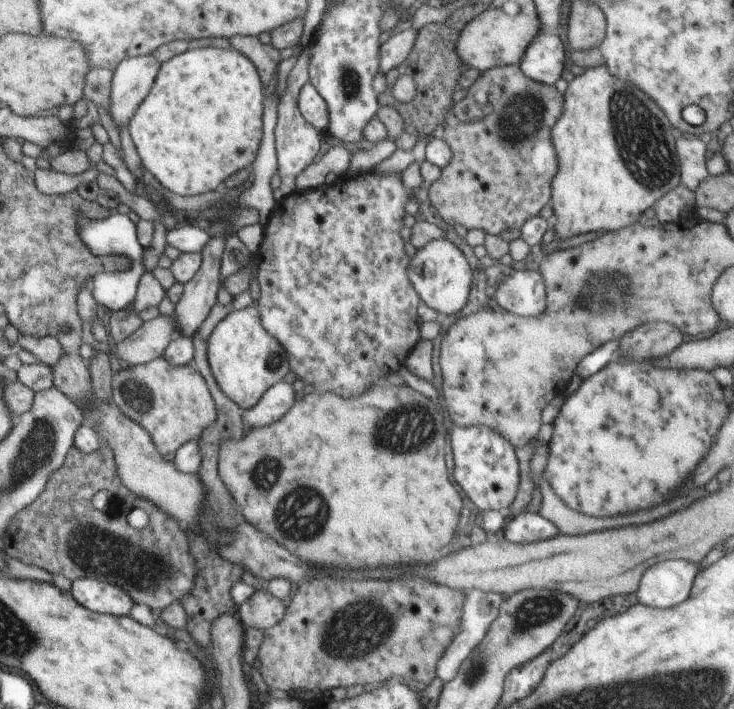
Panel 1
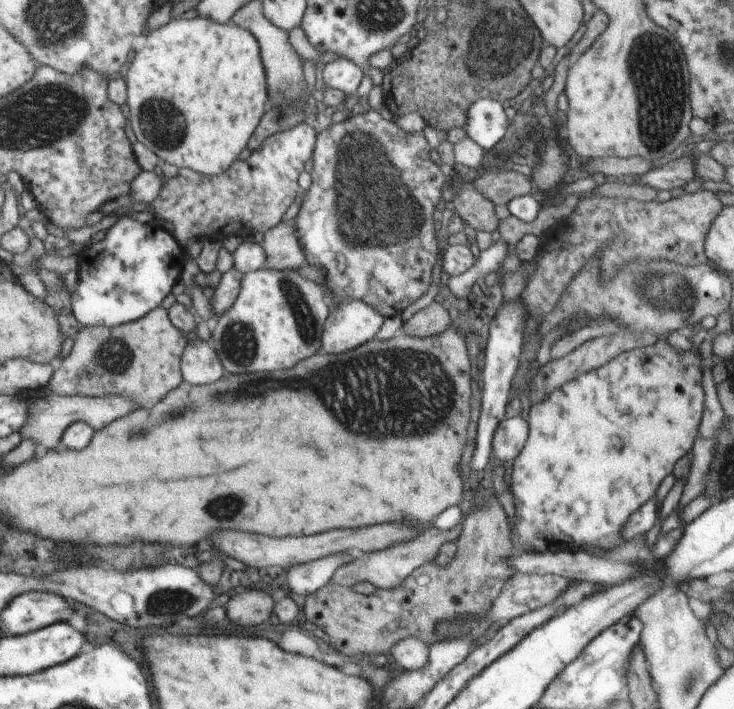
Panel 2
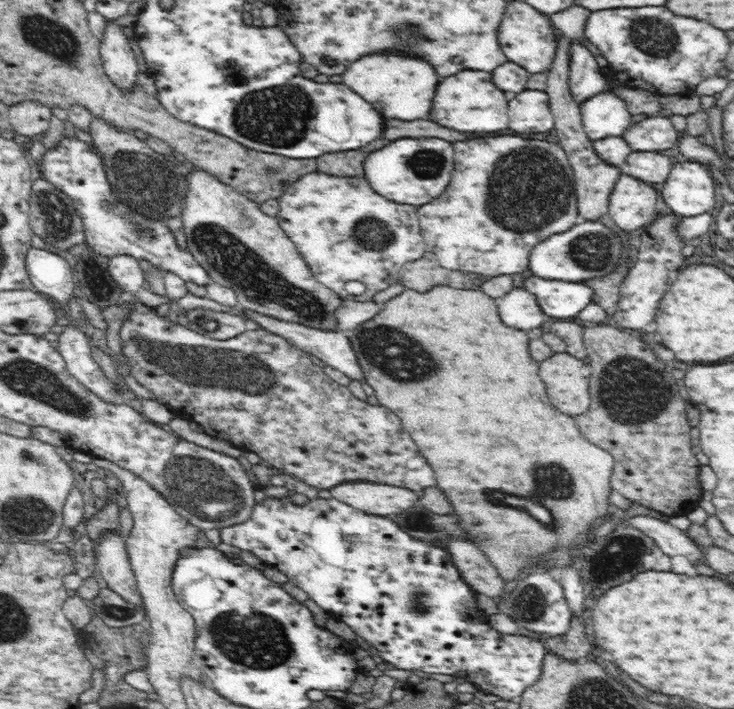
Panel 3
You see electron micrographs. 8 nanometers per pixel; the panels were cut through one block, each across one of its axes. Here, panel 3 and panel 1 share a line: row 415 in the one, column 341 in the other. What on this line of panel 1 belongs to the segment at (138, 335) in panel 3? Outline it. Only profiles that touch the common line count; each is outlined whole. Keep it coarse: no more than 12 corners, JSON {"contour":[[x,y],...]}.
{"contour":[[402,172],[280,195],[256,256],[291,371],[398,373],[422,301]]}

